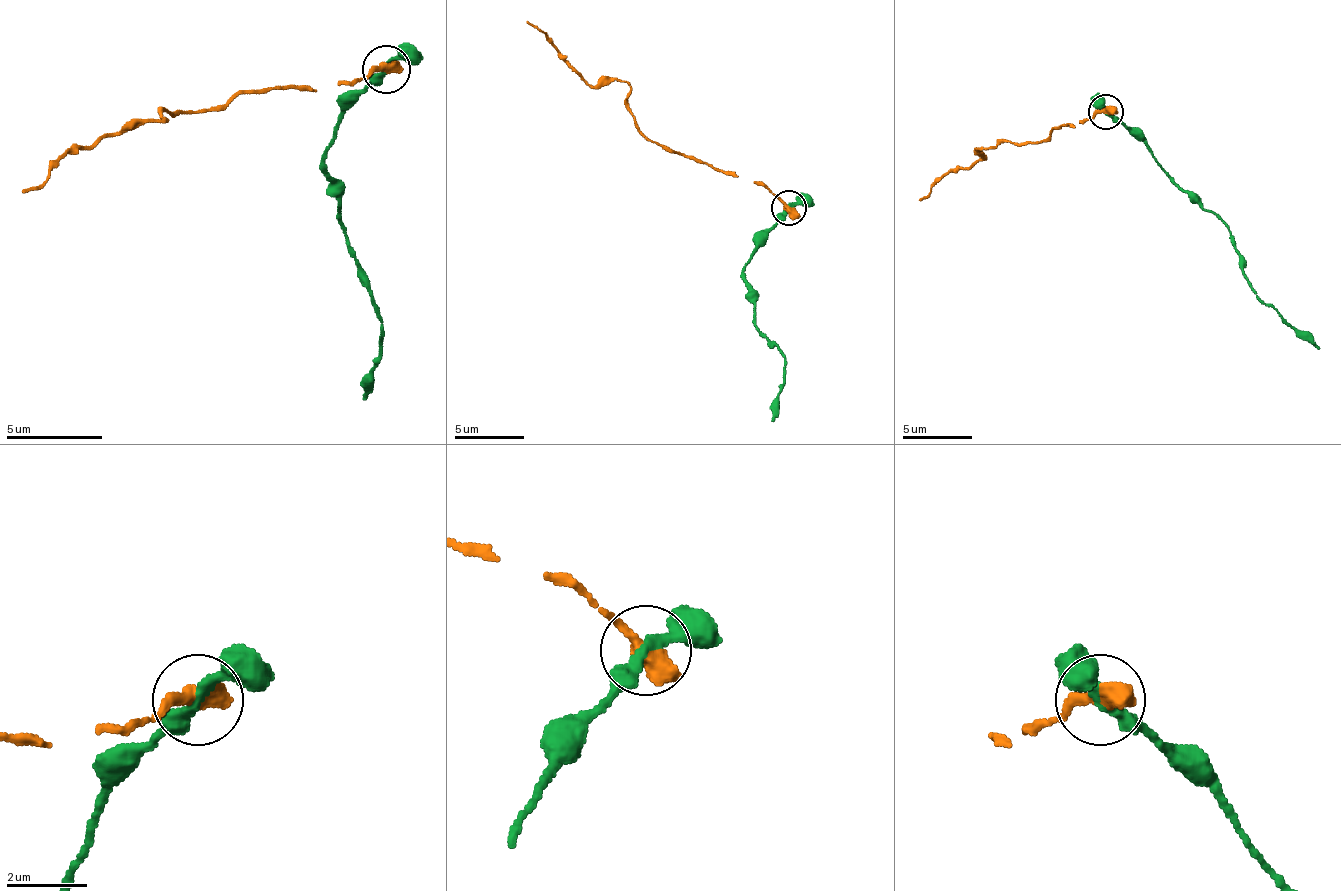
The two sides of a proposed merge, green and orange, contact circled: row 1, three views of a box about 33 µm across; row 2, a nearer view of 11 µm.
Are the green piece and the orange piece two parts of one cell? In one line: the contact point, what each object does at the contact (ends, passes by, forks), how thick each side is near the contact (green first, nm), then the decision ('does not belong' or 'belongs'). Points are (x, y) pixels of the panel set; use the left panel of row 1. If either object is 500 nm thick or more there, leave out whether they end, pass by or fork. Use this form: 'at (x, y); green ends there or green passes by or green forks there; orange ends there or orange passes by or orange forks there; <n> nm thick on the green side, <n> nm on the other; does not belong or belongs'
at (386, 69); 280 nm thick on the green side, 600 nm on the other; does not belong

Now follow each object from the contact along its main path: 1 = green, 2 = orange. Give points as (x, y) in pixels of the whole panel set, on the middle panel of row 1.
1: (789, 208), (744, 267), (754, 326), (786, 357), (786, 382), (772, 420)
2: (789, 208), (754, 181), (661, 150), (633, 122), (630, 87), (623, 80), (588, 84), (526, 21)

